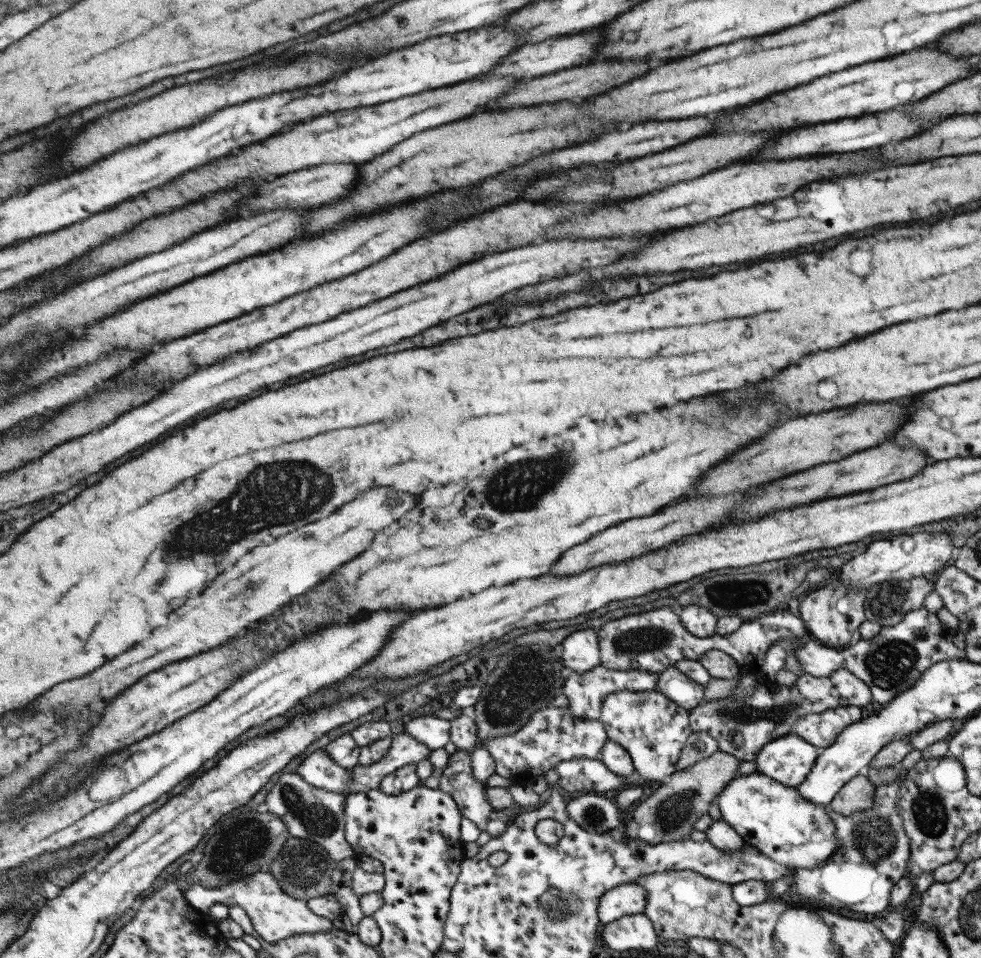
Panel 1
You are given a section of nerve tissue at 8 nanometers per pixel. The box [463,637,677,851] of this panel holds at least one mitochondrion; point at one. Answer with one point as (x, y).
(536, 674)

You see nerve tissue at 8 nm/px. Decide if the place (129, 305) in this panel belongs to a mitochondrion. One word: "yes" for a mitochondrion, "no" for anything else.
no

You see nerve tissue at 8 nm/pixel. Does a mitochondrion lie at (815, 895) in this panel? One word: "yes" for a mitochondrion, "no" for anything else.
no

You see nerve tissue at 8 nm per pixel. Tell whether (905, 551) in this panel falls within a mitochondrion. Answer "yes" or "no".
no

